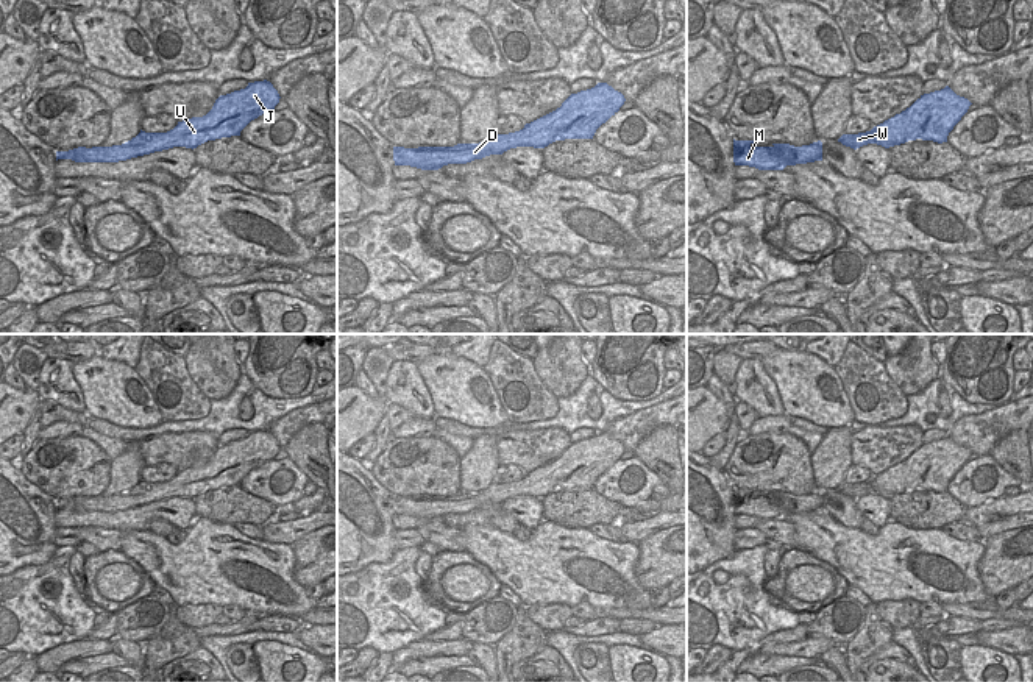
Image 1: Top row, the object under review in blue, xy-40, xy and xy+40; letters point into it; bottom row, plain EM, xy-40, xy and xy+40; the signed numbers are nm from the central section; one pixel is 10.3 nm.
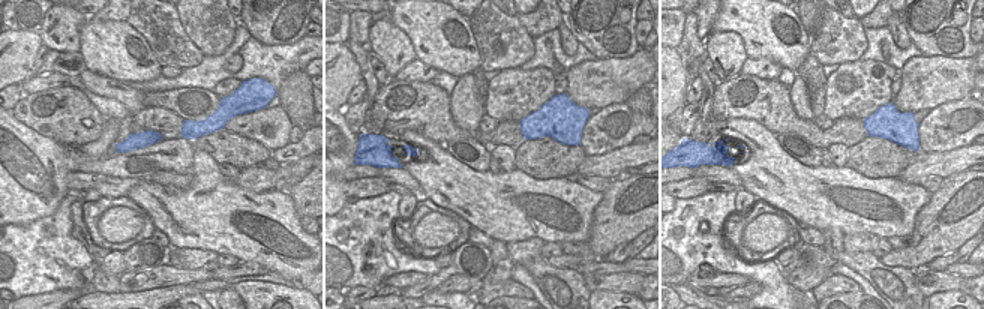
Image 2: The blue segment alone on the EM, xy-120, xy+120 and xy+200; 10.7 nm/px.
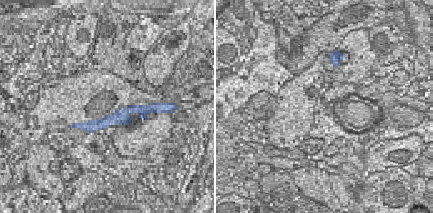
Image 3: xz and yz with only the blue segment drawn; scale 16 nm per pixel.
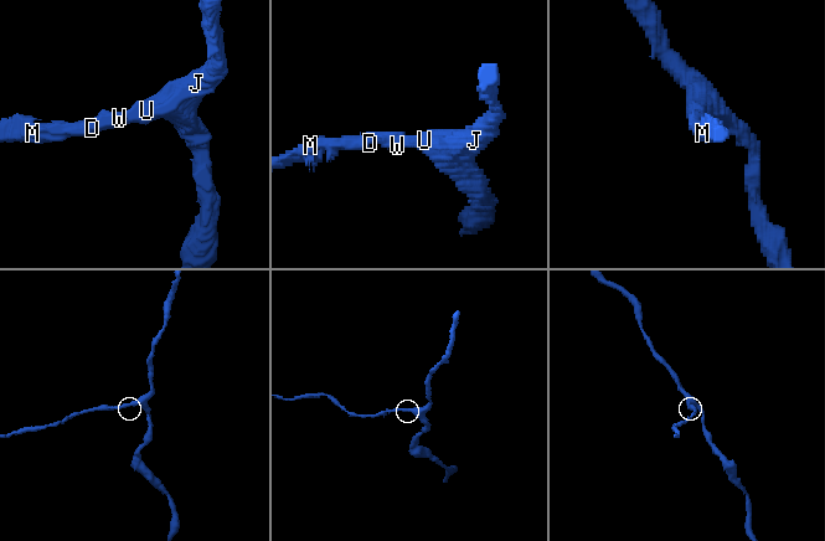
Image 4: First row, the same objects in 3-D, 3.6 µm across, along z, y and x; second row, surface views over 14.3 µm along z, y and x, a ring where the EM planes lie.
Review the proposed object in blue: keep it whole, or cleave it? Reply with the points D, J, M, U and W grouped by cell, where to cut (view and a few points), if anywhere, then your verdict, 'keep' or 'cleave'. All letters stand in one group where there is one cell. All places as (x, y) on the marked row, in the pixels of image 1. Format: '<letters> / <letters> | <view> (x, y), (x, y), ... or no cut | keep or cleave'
D J M U W | no cut | keep

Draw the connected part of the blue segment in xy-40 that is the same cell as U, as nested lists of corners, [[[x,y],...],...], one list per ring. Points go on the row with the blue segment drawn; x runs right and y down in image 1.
[[[267,80],[248,83],[245,89],[220,95],[212,109],[203,117],[192,117],[167,133],[140,133],[122,145],[78,147],[56,151],[58,159],[75,162],[119,162],[131,158],[169,150],[173,147],[197,148],[198,145],[222,137],[240,136],[240,131],[279,103],[279,94]]]

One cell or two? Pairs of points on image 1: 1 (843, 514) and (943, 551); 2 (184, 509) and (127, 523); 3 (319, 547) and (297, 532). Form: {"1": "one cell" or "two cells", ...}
{"1": "two cells", "2": "one cell", "3": "two cells"}

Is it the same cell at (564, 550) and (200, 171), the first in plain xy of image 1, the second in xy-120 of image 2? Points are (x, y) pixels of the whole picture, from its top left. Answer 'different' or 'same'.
same

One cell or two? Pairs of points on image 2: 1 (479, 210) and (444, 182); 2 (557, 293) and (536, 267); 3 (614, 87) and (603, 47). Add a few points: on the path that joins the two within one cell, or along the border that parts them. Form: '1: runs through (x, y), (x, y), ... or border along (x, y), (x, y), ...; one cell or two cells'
1: runs through (470, 201), (453, 185); one cell
2: runs through (555, 287), (542, 273); one cell
3: border along (639, 47), (630, 56), (599, 59); two cells

